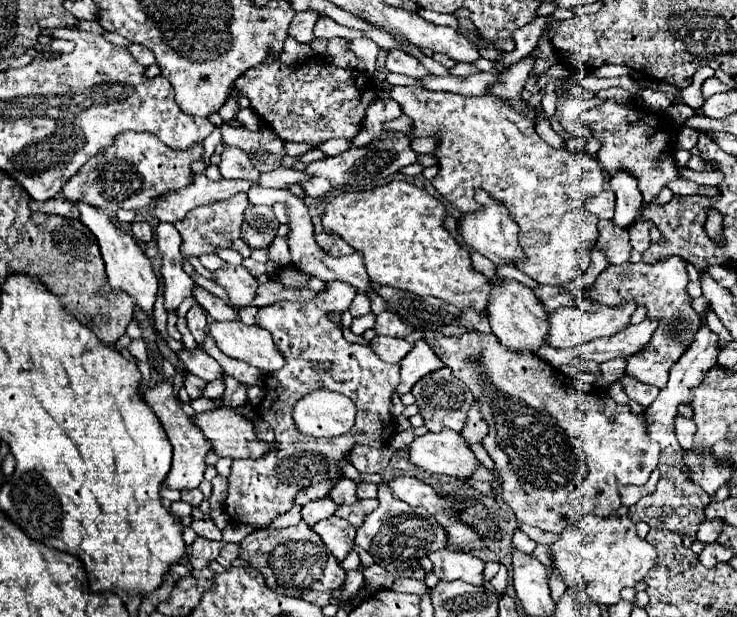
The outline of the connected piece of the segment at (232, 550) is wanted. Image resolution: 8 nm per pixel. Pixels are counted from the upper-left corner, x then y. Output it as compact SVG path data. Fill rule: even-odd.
M226 543L226 545L222 547L222 551L220 551L220 555L218 555L216 561L218 561L222 567L230 567L232 561L238 559L238 551L240 551L240 547L238 547L236 543Z

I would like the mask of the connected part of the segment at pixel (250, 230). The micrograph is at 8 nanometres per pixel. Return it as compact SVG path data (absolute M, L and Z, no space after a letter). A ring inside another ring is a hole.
M248 207L242 223L242 239L252 249L266 249L274 241L278 225L272 207Z

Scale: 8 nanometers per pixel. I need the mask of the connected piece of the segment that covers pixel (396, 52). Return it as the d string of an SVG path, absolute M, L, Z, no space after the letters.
M392 49L388 59L386 59L386 67L392 73L400 73L400 75L408 75L414 79L422 79L426 75L430 75L430 71L412 55L400 51L400 49Z

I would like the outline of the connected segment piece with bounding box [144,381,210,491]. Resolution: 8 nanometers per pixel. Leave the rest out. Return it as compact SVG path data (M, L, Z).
M162 381L160 385L148 389L144 393L144 399L146 403L154 409L156 417L162 421L162 427L166 429L166 435L174 447L174 459L172 459L172 467L170 467L170 473L166 475L164 479L164 485L170 487L170 489L194 489L198 487L202 481L204 481L204 469L206 469L206 463L204 463L204 457L206 453L210 451L210 445L208 441L204 441L204 435L200 433L200 429L196 429L190 421L188 415L182 413L180 409L180 401L178 397L174 395L174 389L170 383Z

